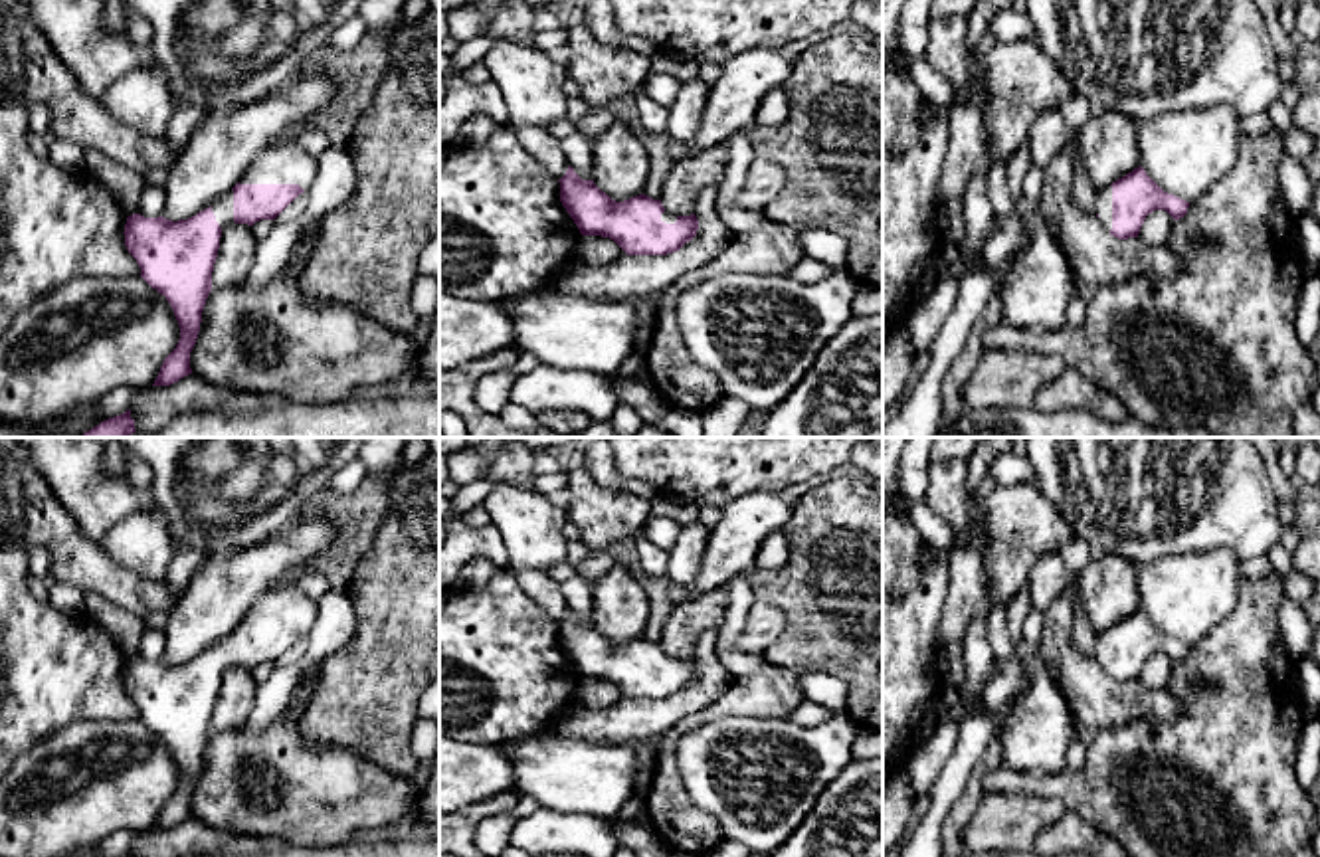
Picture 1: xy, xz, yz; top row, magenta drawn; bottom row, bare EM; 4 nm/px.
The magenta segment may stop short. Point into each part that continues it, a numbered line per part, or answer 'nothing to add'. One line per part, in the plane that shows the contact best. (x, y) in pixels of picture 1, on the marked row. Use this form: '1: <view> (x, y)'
1: xy (283, 163)

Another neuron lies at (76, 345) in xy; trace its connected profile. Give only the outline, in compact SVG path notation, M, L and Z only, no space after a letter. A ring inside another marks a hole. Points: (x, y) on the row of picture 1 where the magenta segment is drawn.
M141 275L71 279L24 309L0 336L0 424L42 424L119 386L152 386L178 340L170 303Z

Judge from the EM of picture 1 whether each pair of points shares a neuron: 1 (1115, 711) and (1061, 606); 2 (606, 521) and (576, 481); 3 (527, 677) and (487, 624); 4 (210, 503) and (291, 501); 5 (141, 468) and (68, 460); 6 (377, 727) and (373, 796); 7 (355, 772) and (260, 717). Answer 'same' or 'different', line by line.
1: same
2: same
3: same
4: same
5: different
6: different
7: different

